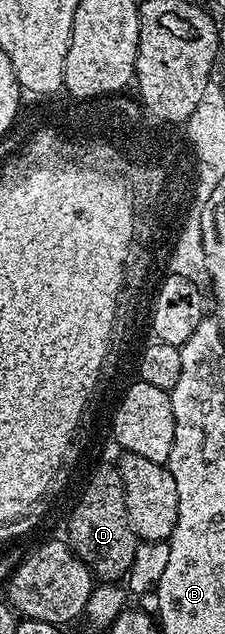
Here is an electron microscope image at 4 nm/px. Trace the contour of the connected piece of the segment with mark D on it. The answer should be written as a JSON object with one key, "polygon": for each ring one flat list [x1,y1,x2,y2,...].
{"polygon":[[113,463,102,464,90,476,82,497,70,512,66,532,71,552,86,563,95,581,118,582,127,575,133,564,133,555,139,546,132,526,128,522,128,506,124,502,124,486]]}

